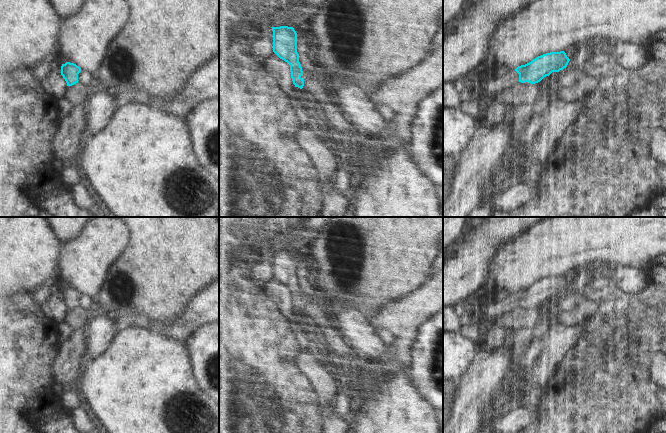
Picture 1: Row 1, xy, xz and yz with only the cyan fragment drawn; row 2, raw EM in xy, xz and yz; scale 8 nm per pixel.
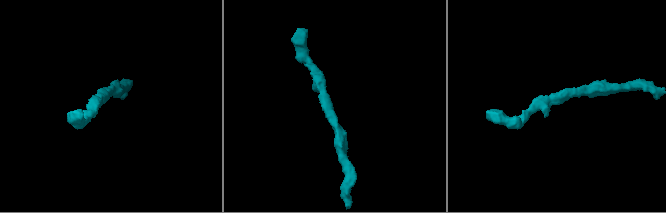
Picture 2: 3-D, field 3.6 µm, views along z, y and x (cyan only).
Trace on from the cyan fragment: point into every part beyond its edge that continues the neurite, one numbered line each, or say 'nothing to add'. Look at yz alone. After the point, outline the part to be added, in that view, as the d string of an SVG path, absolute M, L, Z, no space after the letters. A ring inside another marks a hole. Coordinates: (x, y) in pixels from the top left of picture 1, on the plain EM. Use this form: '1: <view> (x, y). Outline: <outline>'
nothing to add

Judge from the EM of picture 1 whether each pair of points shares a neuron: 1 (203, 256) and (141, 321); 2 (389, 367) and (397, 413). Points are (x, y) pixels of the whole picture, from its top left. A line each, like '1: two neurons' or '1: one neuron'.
1: two neurons
2: two neurons

